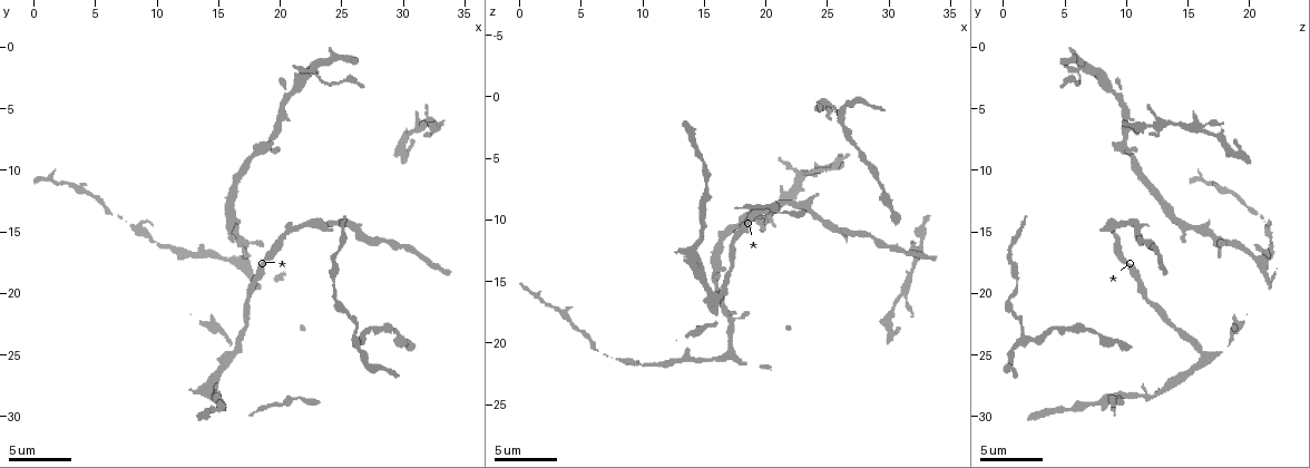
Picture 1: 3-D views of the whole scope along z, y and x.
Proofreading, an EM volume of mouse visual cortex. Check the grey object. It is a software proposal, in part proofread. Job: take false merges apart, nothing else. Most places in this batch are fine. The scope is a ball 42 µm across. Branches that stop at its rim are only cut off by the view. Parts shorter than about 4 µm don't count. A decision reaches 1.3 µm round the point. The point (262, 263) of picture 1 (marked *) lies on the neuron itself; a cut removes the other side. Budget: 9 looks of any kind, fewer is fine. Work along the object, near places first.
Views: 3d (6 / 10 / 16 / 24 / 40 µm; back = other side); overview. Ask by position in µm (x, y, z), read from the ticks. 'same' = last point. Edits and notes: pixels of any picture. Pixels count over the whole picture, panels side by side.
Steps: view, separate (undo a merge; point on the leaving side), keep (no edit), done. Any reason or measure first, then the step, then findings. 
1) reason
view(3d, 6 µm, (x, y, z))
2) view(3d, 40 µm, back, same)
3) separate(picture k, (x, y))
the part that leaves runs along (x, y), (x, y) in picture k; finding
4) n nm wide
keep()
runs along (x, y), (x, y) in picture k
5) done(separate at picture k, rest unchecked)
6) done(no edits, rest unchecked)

branch point
view(3d, 10 µm, (16.0, 14.8, 15.2))

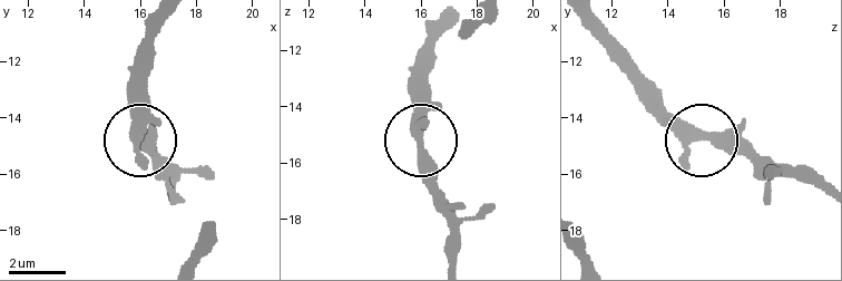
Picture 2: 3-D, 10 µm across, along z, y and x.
330 nm wide
keep()
one neuron here

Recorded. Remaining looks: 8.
side arm on a straight run
view(3d, 10 µm, (19.4, 7.4, 9.8))

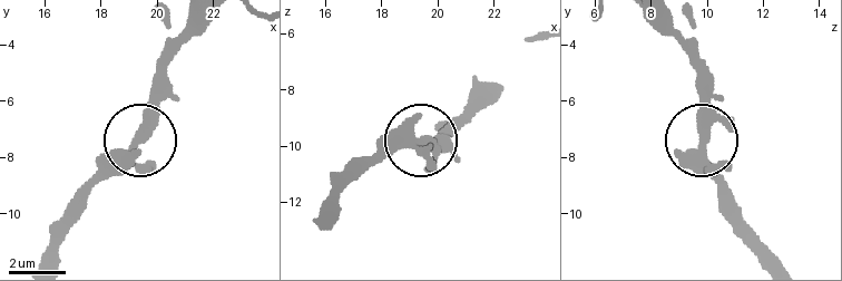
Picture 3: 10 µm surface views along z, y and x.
keep()
continuous, no second neuron

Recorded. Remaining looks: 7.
narrows sharply
view(3d, 6 µm, (17.4, 22.8, 13.6))

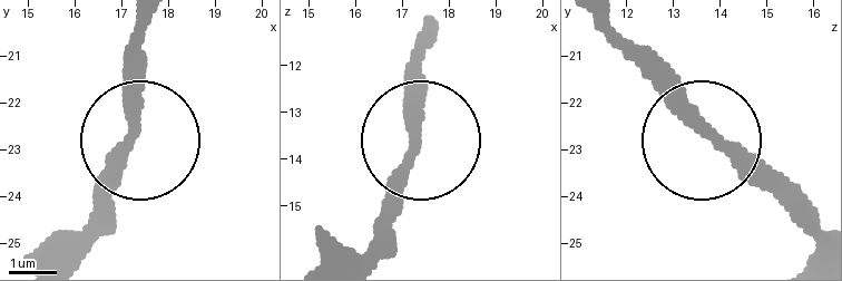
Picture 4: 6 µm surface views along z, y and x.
view(3d, 6 µm, back, (17.20, 22.65, 13.75))

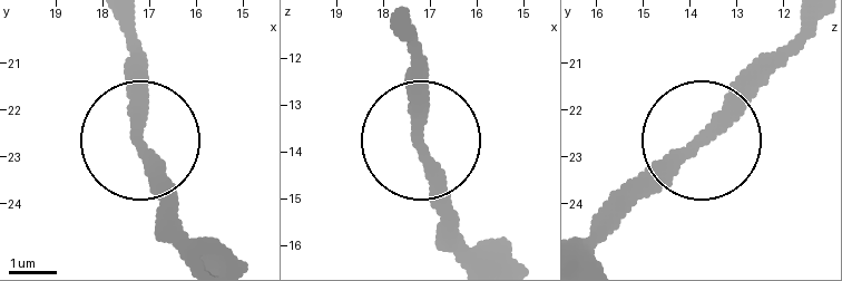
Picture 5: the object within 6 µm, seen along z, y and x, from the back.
keep()
runs along (116, 20), (136, 68), (136, 141), (160, 220) in picture 5; continuous, no second neuron

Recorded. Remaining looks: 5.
looks like a crossing
view(3d, 16 µm, (22.8, 2.0, 6.4))

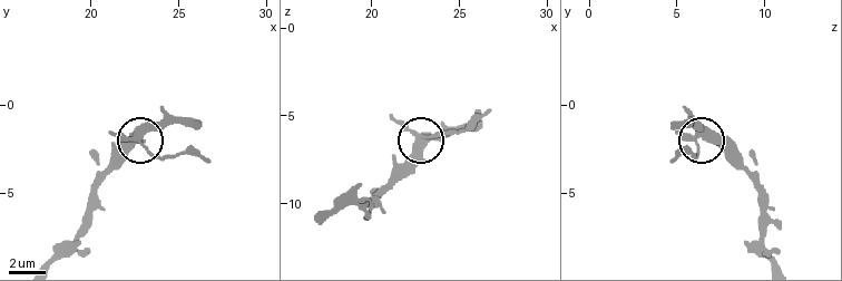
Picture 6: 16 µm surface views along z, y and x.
view(3d, 16 µm, back, (22.9, 2.2, 6.3))

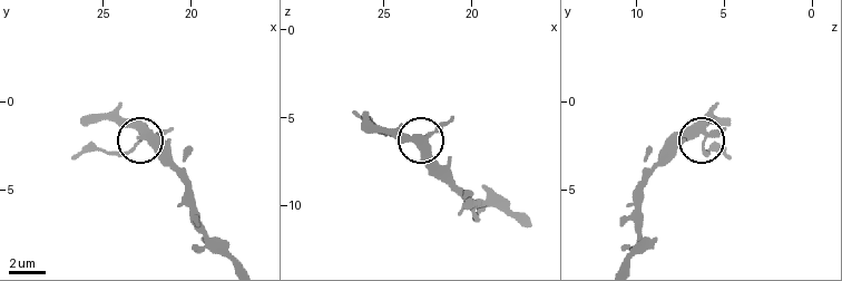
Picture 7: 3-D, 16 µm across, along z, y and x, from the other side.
310 nm wide
separate(picture 7, (168, 129))
two neurons meet here

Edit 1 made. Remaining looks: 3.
done(separate at picture 7, rest unchecked)

